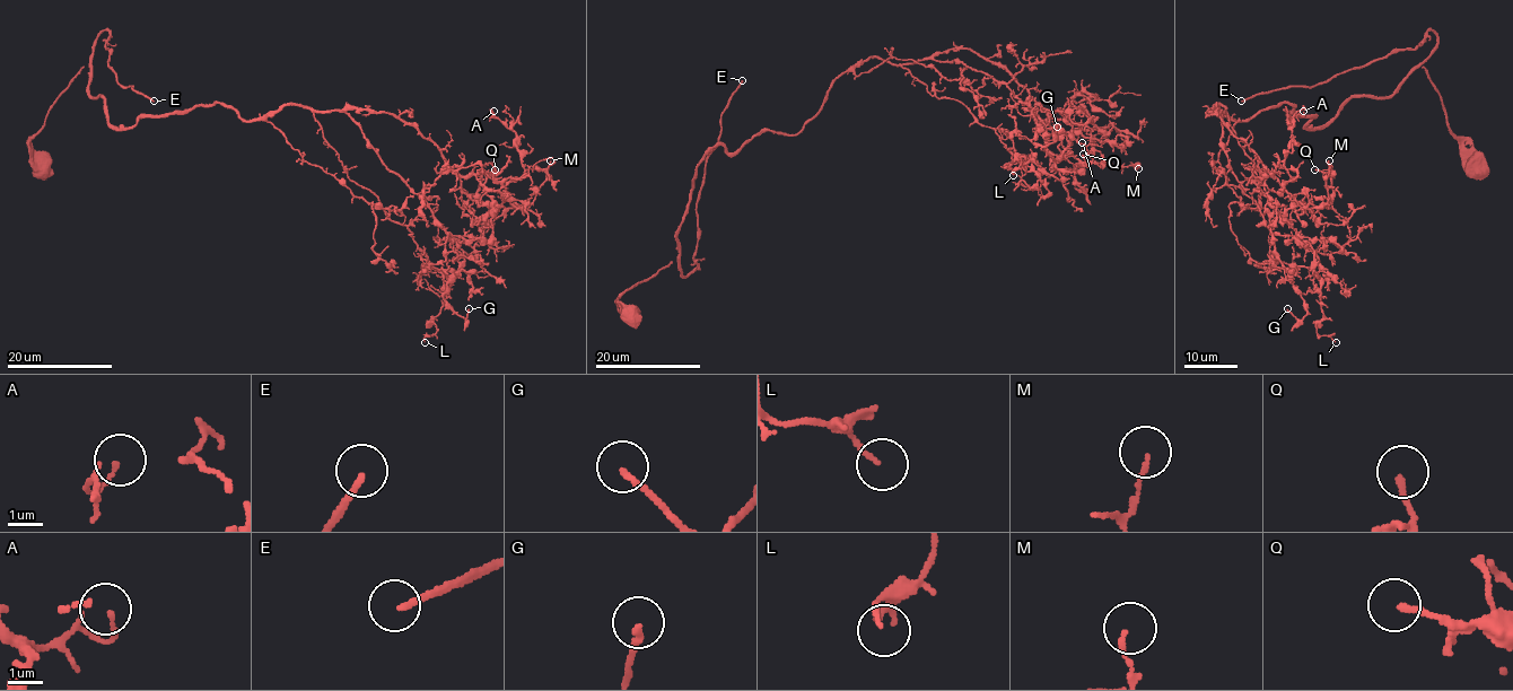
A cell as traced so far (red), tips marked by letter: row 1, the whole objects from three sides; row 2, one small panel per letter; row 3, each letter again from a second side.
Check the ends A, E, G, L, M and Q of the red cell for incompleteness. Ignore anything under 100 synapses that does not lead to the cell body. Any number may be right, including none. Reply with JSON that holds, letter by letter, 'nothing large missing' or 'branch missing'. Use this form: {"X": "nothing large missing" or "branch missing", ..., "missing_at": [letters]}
{"A": "nothing large missing", "E": "branch missing", "G": "nothing large missing", "L": "nothing large missing", "M": "nothing large missing", "Q": "nothing large missing", "missing_at": ["E"]}

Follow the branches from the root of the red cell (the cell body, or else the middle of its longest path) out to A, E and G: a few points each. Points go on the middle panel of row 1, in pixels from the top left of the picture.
A: (630, 314), (703, 155), (797, 134), (869, 58), (971, 49), (1112, 124), (1082, 142)
E: (630, 314), (617, 298), (631, 287), (672, 262), (684, 277), (697, 267), (703, 168), (742, 80)
G: (630, 314), (703, 155), (797, 134), (869, 58), (959, 60), (1034, 143), (1057, 127)

